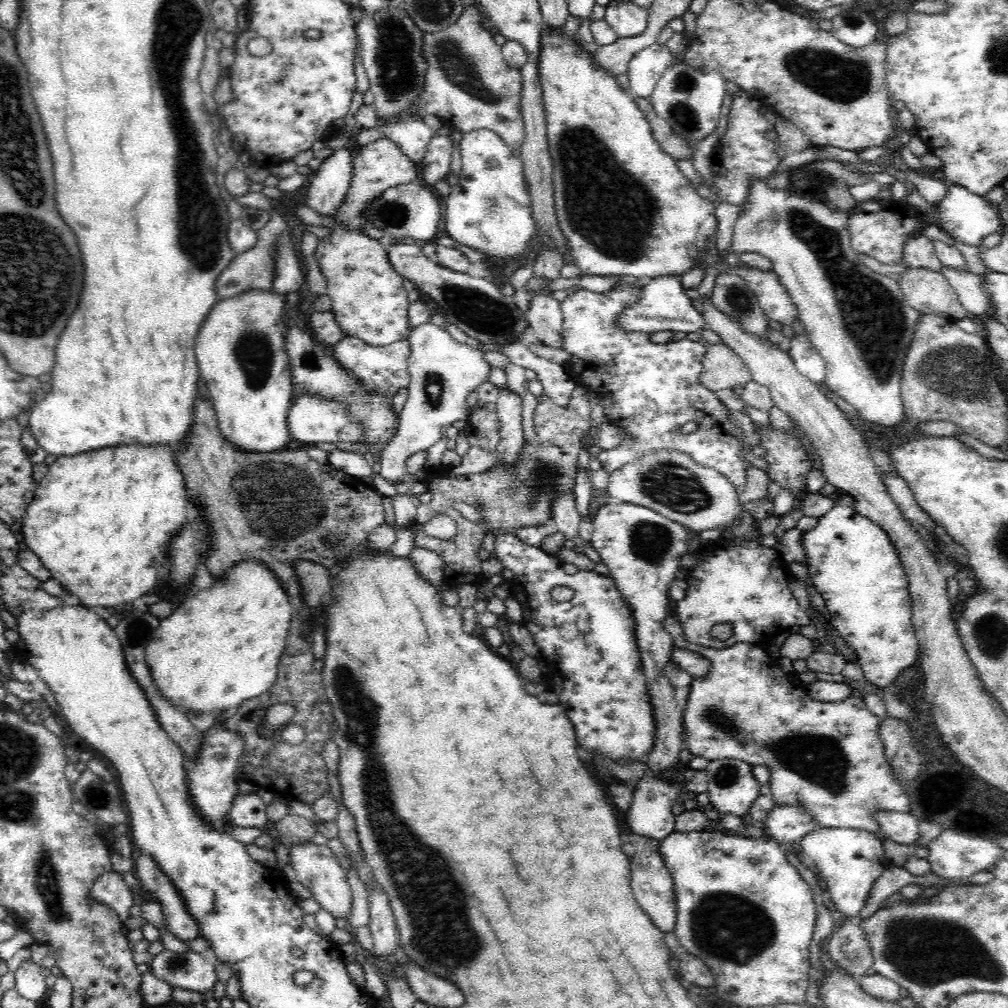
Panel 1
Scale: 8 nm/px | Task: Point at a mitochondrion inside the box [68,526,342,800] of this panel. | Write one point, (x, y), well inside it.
(136, 629)

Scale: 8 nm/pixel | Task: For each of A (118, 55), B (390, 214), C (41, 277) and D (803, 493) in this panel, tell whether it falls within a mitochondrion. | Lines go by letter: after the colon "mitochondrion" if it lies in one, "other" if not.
A: other
B: mitochondrion
C: mitochondrion
D: other

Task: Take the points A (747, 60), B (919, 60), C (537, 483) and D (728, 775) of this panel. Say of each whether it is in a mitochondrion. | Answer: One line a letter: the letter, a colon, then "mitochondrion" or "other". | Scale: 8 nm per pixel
A: other
B: other
C: mitochondrion
D: mitochondrion

